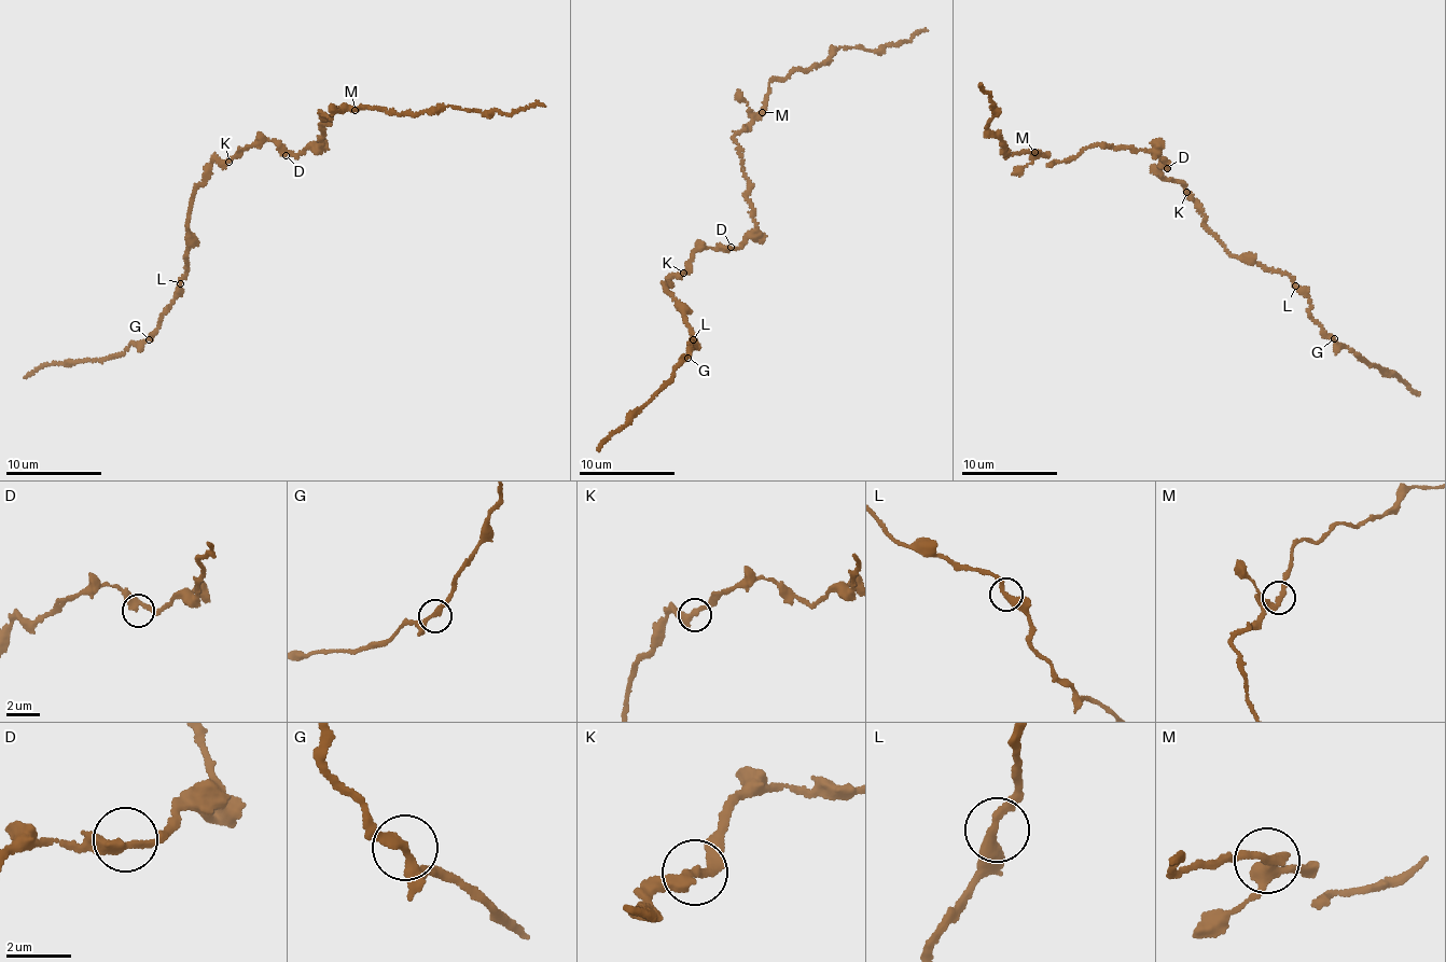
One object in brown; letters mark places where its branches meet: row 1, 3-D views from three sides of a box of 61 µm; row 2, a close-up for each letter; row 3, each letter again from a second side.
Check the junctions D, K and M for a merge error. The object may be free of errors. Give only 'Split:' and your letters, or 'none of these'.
Split: none of these

